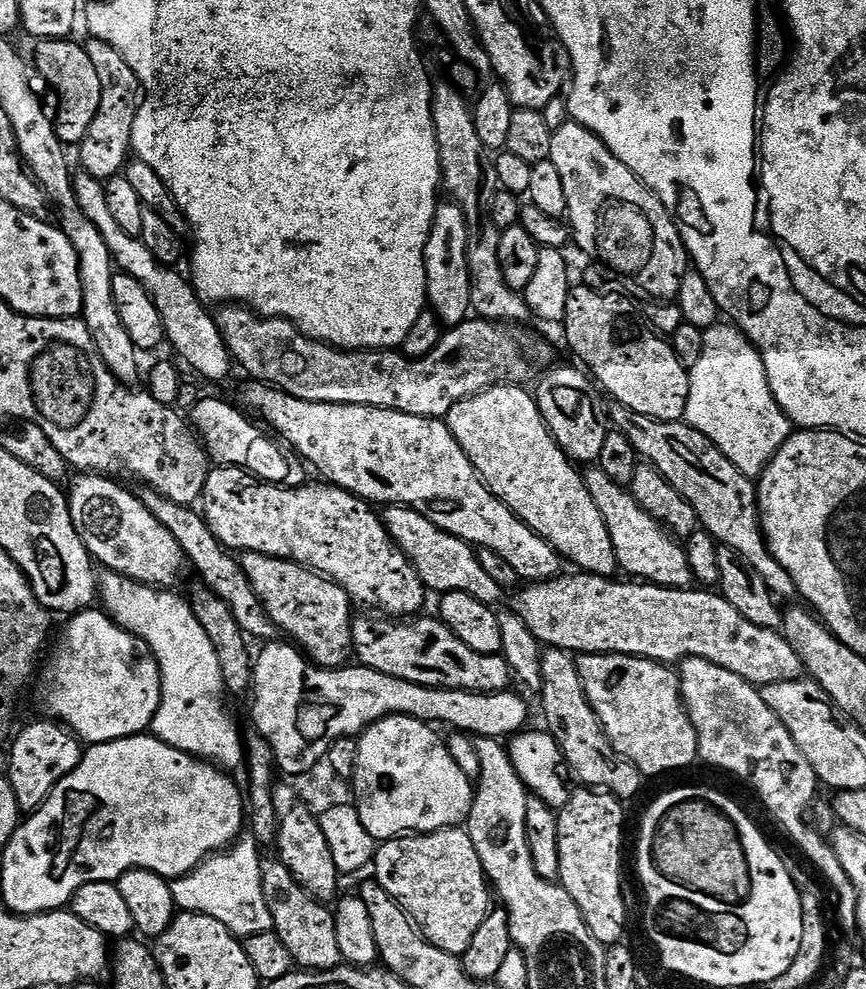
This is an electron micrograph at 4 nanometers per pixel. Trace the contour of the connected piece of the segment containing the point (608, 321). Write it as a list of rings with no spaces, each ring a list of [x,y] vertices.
[[[573,287],[568,293],[563,328],[573,354],[581,360],[579,363],[607,395],[609,392],[616,399],[615,403],[619,407],[646,414],[655,420],[684,420],[686,402],[690,394],[689,369],[685,368],[678,354],[674,354],[671,343],[665,337],[653,331],[647,323],[639,324],[638,321],[632,320],[632,304],[626,297],[607,296],[606,293],[595,292],[592,288]]]

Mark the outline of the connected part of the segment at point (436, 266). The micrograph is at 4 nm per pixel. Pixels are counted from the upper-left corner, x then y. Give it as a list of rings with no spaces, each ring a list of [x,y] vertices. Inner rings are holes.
[[[454,202],[437,203],[436,217],[426,242],[424,265],[428,283],[427,307],[435,312],[441,324],[455,326],[469,319],[472,312],[470,302],[470,266],[468,265],[468,246],[470,225],[466,214]]]

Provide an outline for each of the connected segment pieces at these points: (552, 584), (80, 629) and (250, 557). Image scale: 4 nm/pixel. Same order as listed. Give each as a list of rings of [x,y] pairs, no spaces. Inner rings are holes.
[[[577,571],[575,575],[561,574],[555,580],[532,582],[519,589],[520,597],[514,604],[514,611],[520,615],[522,622],[526,622],[541,645],[573,654],[617,652],[623,656],[641,656],[643,660],[654,660],[669,666],[693,656],[714,662],[757,686],[801,679],[804,663],[798,654],[794,654],[790,642],[786,642],[779,631],[746,622],[746,618],[742,618],[742,614],[738,614],[738,610],[734,610],[734,606],[730,606],[730,602],[726,602],[726,598],[715,591],[662,588],[647,582],[623,584],[620,578],[593,576],[590,572],[582,571]]]
[[[103,610],[78,612],[69,620],[72,621],[65,626],[48,665],[42,668],[44,708],[48,711],[45,713],[88,746],[147,733],[160,705],[160,667],[150,646],[125,628],[119,628]]]
[[[246,552],[239,557],[239,561],[246,578],[250,578],[250,586],[254,586],[254,594],[258,594],[263,602],[269,620],[283,635],[284,632],[288,635],[285,637],[289,641],[298,645],[311,663],[333,670],[349,663],[353,655],[354,604],[342,586],[313,572],[311,568],[295,564],[293,560],[278,560],[260,552]]]

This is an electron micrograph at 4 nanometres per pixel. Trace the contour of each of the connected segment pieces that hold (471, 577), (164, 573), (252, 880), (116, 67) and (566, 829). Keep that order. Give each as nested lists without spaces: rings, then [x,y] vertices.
[[[385,507],[382,519],[394,543],[408,555],[408,561],[415,566],[425,589],[432,591],[433,588],[436,594],[465,592],[489,606],[496,606],[499,602],[502,589],[498,582],[494,582],[494,578],[490,578],[490,574],[486,574],[486,570],[482,570],[473,545],[434,526],[430,518],[412,508]]]
[[[80,474],[77,477],[76,481],[71,481],[72,489],[67,489],[66,492],[68,509],[74,522],[74,530],[78,530],[78,538],[82,538],[93,561],[100,566],[105,564],[103,567],[107,571],[117,572],[119,576],[125,576],[139,584],[149,584],[151,588],[165,590],[175,589],[184,568],[186,572],[184,551],[182,546],[178,546],[174,534],[170,534],[170,530],[166,530],[166,526],[162,526],[162,522],[156,520],[155,511],[149,505],[147,508],[134,493],[127,492],[120,485],[123,483],[115,479],[99,474]]]
[[[244,834],[223,854],[209,856],[194,871],[173,879],[172,893],[177,909],[214,918],[237,938],[273,931],[272,912],[262,890],[262,853],[259,851],[255,838]]]
[[[92,38],[89,41],[86,47],[90,60],[98,70],[98,78],[102,78],[102,102],[98,106],[98,114],[94,114],[94,122],[90,122],[88,137],[78,146],[78,152],[81,166],[88,171],[85,173],[93,180],[107,182],[113,176],[121,175],[129,163],[134,118],[140,109],[142,89],[138,74],[123,54],[101,40]]]
[[[603,790],[573,791],[570,802],[558,812],[558,854],[560,879],[566,894],[574,898],[586,926],[602,945],[625,939],[628,908],[624,905],[624,884],[620,881],[620,847],[624,844],[624,808],[616,797]]]

